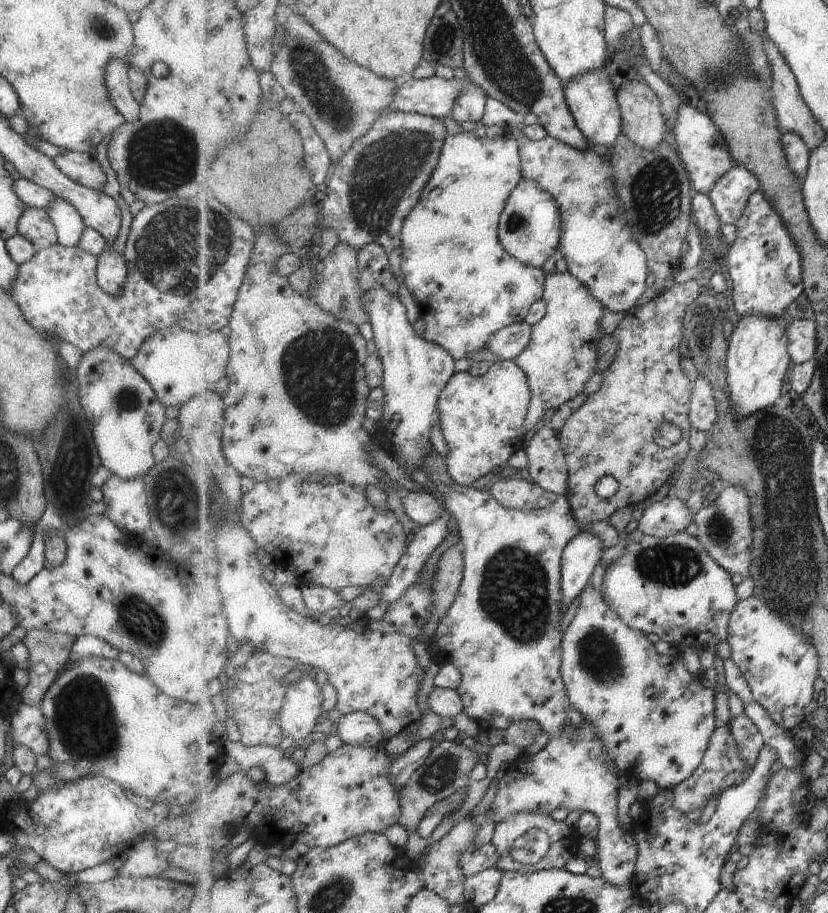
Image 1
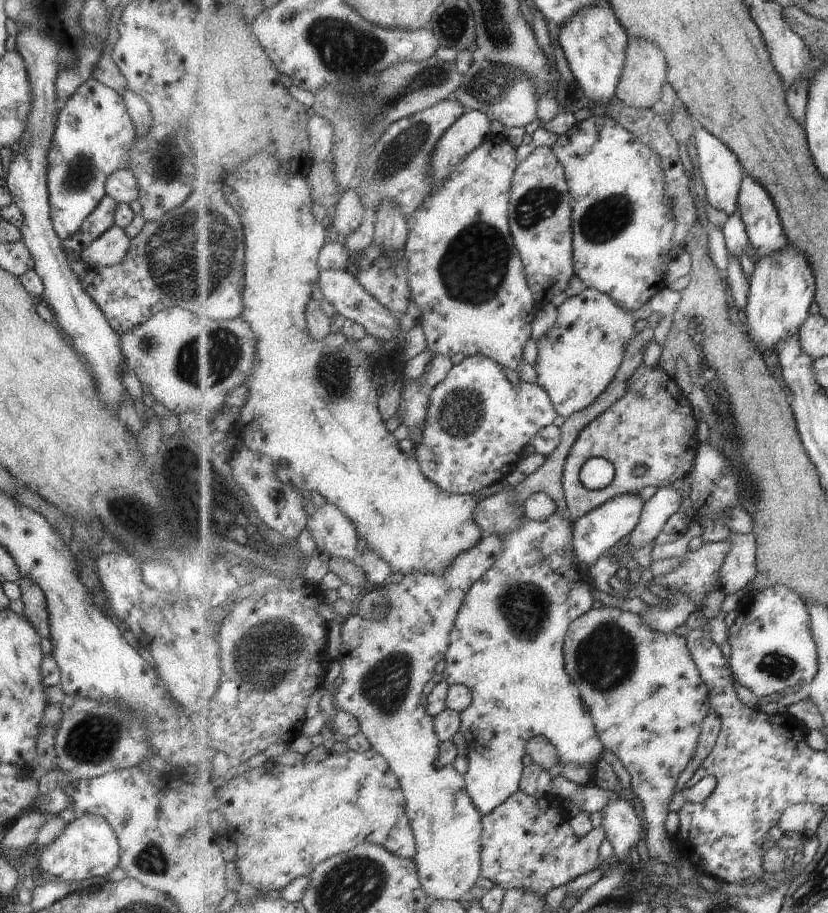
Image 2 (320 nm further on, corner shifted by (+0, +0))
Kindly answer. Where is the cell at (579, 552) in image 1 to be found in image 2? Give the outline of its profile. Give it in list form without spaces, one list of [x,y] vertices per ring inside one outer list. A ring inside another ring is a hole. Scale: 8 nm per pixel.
[[[627,493],[607,501],[589,514],[576,519],[573,544],[578,560],[585,562],[588,566],[593,565],[599,556],[603,556],[607,550],[611,550],[621,538],[630,536],[639,524],[645,503],[641,499],[641,495]]]

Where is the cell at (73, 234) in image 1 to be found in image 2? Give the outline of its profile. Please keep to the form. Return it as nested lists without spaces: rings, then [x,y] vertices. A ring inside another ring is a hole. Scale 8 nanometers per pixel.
[[[90,76],[61,106],[46,154],[46,187],[52,230],[60,238],[78,231],[81,221],[99,204],[105,179],[117,169],[127,169],[134,124],[120,93]]]

